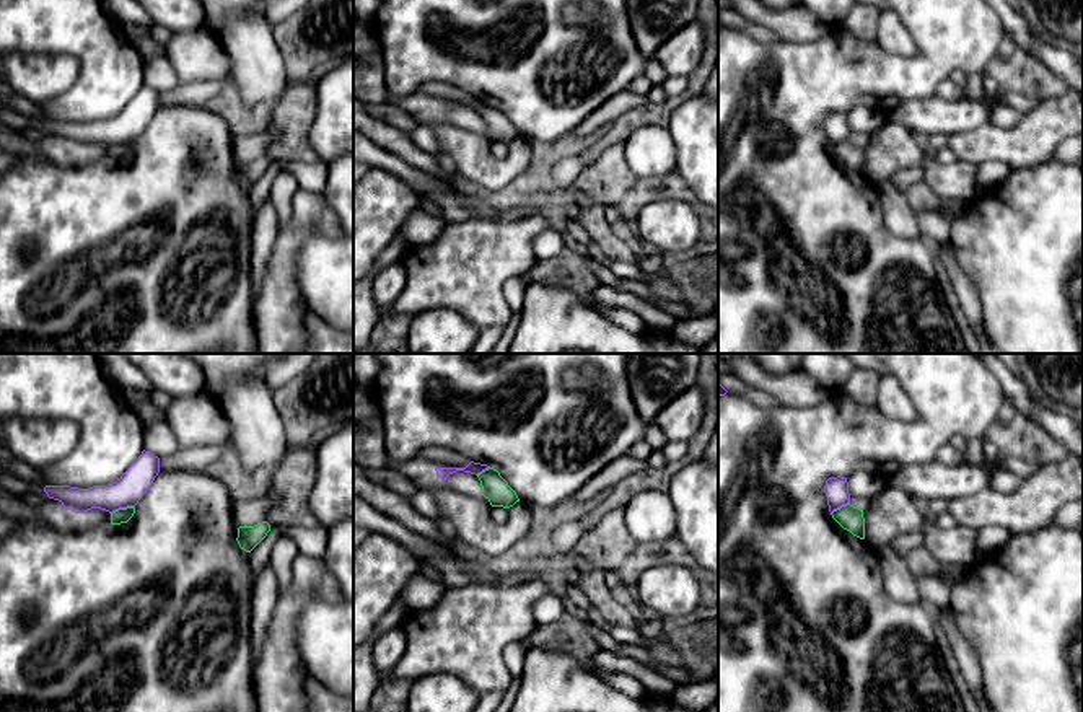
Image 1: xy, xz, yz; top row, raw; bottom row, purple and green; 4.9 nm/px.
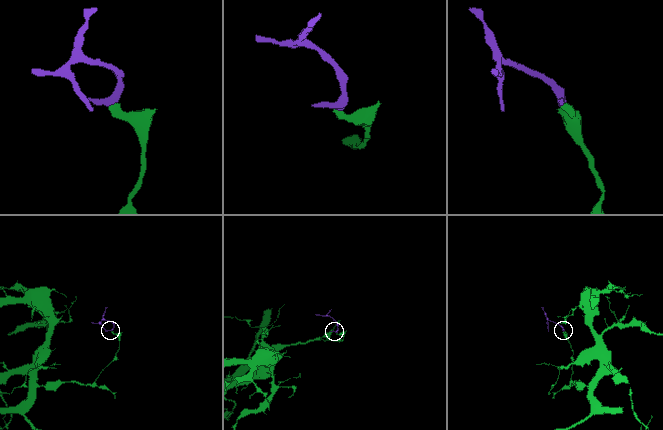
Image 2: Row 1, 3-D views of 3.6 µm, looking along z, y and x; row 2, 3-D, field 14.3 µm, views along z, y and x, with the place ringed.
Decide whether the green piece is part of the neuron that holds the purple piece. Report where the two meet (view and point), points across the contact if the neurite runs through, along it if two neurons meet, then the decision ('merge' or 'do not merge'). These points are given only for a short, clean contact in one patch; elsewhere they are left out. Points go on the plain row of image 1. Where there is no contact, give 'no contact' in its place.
xy (122, 142) | along xy (134, 140), (116, 144), (111, 149) | do not merge

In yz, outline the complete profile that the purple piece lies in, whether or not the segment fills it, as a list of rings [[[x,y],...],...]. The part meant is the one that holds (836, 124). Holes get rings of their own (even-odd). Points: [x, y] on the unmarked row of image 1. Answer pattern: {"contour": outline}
{"contour": [[[837,111],[829,112],[824,121],[827,132],[829,147],[840,143],[842,140],[850,138],[848,117],[847,112]]]}

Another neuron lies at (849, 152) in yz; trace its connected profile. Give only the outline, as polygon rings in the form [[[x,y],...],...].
[[[847,138],[834,145],[831,150],[844,165],[850,166],[853,171],[860,174],[865,174],[863,145]]]

